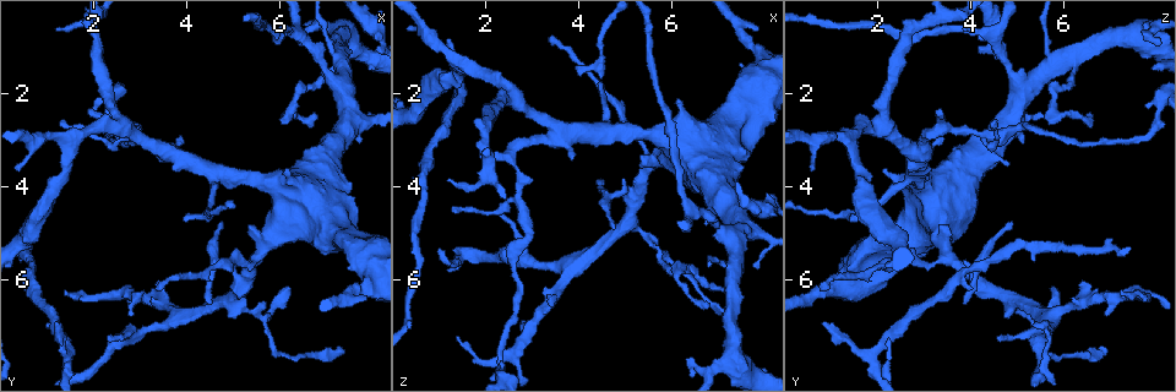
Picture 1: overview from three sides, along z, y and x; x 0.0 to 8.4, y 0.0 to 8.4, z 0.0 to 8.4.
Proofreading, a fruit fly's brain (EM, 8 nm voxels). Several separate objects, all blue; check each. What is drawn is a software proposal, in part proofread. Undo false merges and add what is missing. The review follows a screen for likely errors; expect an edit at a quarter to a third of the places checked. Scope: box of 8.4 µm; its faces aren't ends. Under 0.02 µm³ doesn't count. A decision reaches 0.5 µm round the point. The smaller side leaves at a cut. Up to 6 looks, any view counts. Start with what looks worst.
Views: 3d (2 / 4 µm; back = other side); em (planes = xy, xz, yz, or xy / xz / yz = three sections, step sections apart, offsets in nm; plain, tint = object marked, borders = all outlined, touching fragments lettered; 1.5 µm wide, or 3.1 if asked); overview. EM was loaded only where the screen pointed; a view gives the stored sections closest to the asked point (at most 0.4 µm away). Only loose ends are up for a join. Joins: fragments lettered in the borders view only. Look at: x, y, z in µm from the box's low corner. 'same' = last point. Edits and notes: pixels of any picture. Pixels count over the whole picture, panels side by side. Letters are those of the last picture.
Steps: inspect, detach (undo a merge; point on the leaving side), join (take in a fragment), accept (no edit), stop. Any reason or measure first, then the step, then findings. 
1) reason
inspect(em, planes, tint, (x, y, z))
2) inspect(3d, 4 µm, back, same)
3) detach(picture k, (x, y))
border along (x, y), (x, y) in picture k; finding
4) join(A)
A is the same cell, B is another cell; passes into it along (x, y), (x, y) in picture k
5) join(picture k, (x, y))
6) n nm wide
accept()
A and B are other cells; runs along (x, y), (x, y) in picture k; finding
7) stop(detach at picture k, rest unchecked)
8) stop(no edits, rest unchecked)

free end
inspect(3d, 2 µm, (1.15, 6.95, 0.90))

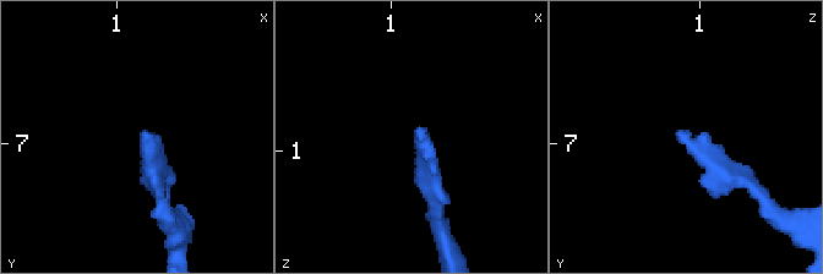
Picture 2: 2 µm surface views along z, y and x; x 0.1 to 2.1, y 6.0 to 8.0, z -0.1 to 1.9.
now the EM
inspect(em, planes, borders, (1.18, 6.94, 0.82))

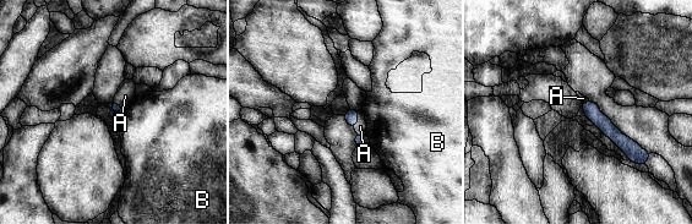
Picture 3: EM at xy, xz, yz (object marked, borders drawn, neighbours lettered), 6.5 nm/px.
A touches over 120 nm
join(A)
A is the same cell, B is another cell; the neuron continues

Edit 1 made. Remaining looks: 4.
long arm stops here
inspect(em, xz, step 8, borders, (0.95, 6.95, 5.35))

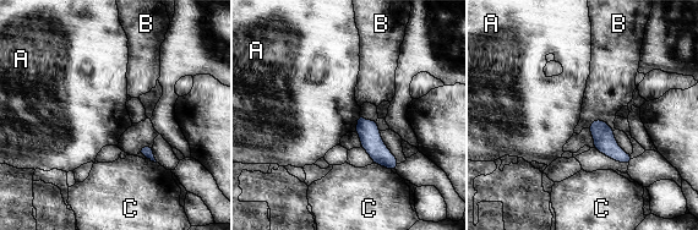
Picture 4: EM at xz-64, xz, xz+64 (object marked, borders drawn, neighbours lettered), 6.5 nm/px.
accept()
A, B and C are other cells; border along (359, 114), (355, 131) in picture 4; no lettered fragment goes on from it

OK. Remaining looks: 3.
branch stops here
inspect(em, planes, borders, (4.75, 4.75, 4.90))

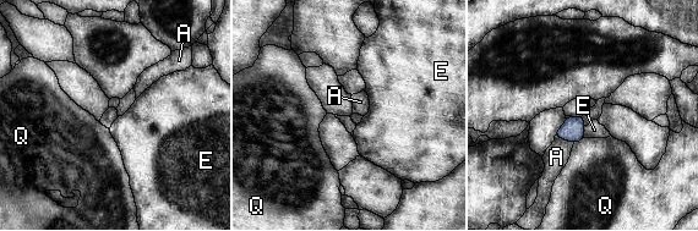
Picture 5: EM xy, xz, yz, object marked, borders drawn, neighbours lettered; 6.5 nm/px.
accept()
A, E and Q are other cells; border along (555, 136), (573, 143) in picture 5; no lettered fragment goes on from it

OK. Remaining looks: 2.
stop(join at picture 3, rest unchecked)

